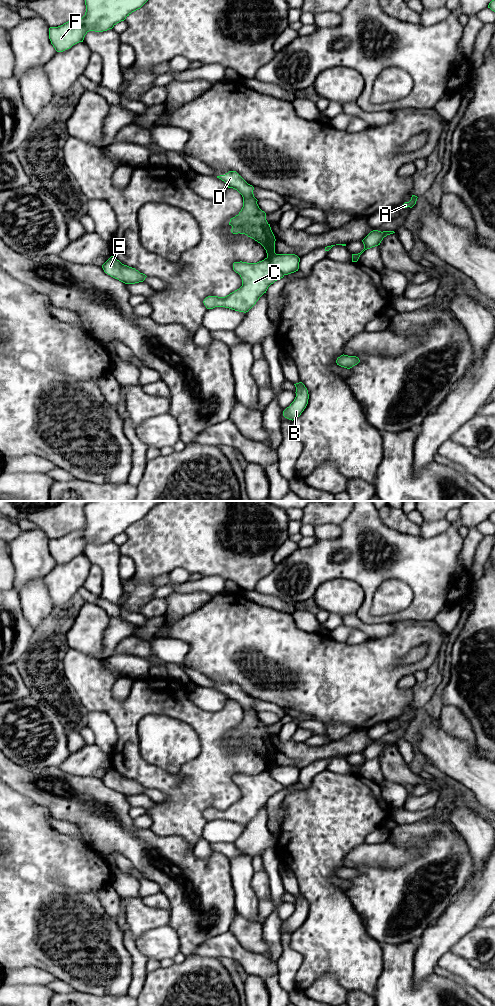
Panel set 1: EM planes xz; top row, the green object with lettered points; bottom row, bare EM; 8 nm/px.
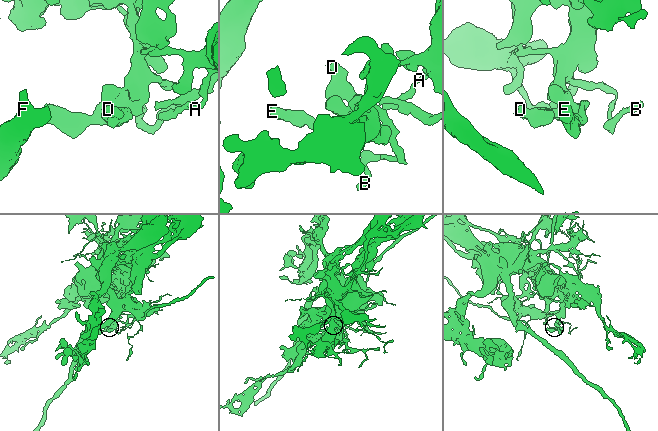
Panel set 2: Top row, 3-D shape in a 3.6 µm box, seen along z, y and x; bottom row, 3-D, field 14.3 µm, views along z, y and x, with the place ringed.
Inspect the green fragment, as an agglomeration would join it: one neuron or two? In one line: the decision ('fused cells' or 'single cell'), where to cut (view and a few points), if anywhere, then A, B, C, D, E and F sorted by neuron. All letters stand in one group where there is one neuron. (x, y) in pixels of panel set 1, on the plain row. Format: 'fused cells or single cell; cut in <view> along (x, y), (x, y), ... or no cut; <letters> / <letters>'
fused cells; cut in xz along (269, 769), (270, 775), (285, 786); A B F / C D E

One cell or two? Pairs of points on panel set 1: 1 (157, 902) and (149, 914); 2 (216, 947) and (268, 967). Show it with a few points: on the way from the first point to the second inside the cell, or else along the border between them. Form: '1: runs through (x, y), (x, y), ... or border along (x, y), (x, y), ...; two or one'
1: border along (142, 898), (149, 906), (167, 910); two
2: runs through (229, 947), (255, 964); one

